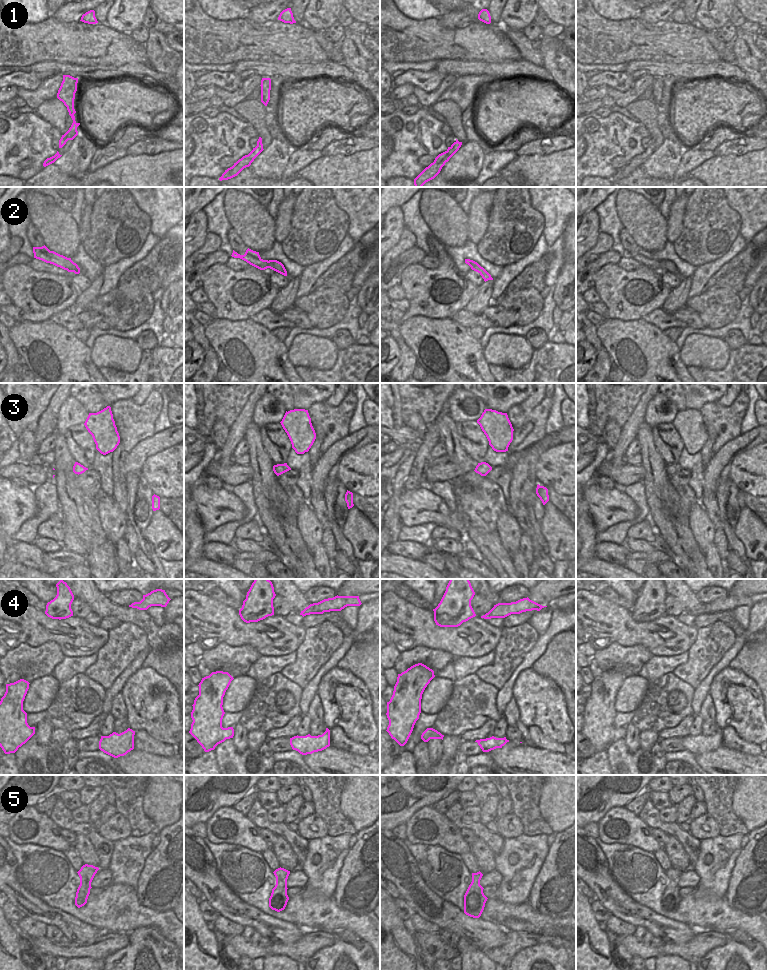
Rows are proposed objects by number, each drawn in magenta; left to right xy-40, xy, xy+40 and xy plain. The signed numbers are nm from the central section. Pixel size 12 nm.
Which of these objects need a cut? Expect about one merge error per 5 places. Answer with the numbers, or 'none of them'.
none of them

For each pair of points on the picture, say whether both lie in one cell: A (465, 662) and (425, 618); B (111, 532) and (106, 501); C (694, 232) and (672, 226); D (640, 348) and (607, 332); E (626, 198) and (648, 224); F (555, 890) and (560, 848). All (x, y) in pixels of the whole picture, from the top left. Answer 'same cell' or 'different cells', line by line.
A: different cells
B: same cell
C: different cells
D: same cell
E: same cell
F: same cell

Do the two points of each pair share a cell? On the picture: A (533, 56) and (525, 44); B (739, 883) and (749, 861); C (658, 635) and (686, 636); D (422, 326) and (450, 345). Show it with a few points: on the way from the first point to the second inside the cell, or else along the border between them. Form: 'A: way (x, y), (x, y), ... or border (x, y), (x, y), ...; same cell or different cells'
A: way (531, 53), (526, 47); same cell
B: way (743, 878), (749, 872), (749, 866); same cell
C: way (665, 635), (679, 636); same cell
D: way (429, 333), (443, 343); same cell

